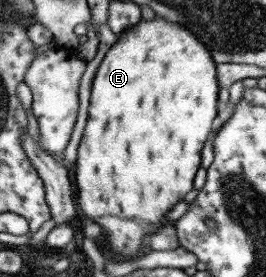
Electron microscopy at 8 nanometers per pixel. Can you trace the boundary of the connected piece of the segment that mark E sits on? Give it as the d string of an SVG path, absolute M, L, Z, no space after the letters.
M153 19L153 22L141 20L131 26L131 29L127 29L124 34L119 35L113 46L107 49L91 83L86 123L76 150L76 162L70 172L77 210L100 226L101 233L105 237L105 242L107 242L107 248L111 250L113 256L117 254L121 260L135 258L142 248L143 238L147 234L155 232L162 225L161 220L165 222L164 216L170 208L181 201L181 198L192 189L193 176L200 166L200 150L216 124L216 114L219 108L217 91L219 89L216 79L216 66L212 56L201 40L198 37L195 38L195 35L191 34L191 31L187 31L187 28L183 27L181 23L169 24L169 22L155 19Z

